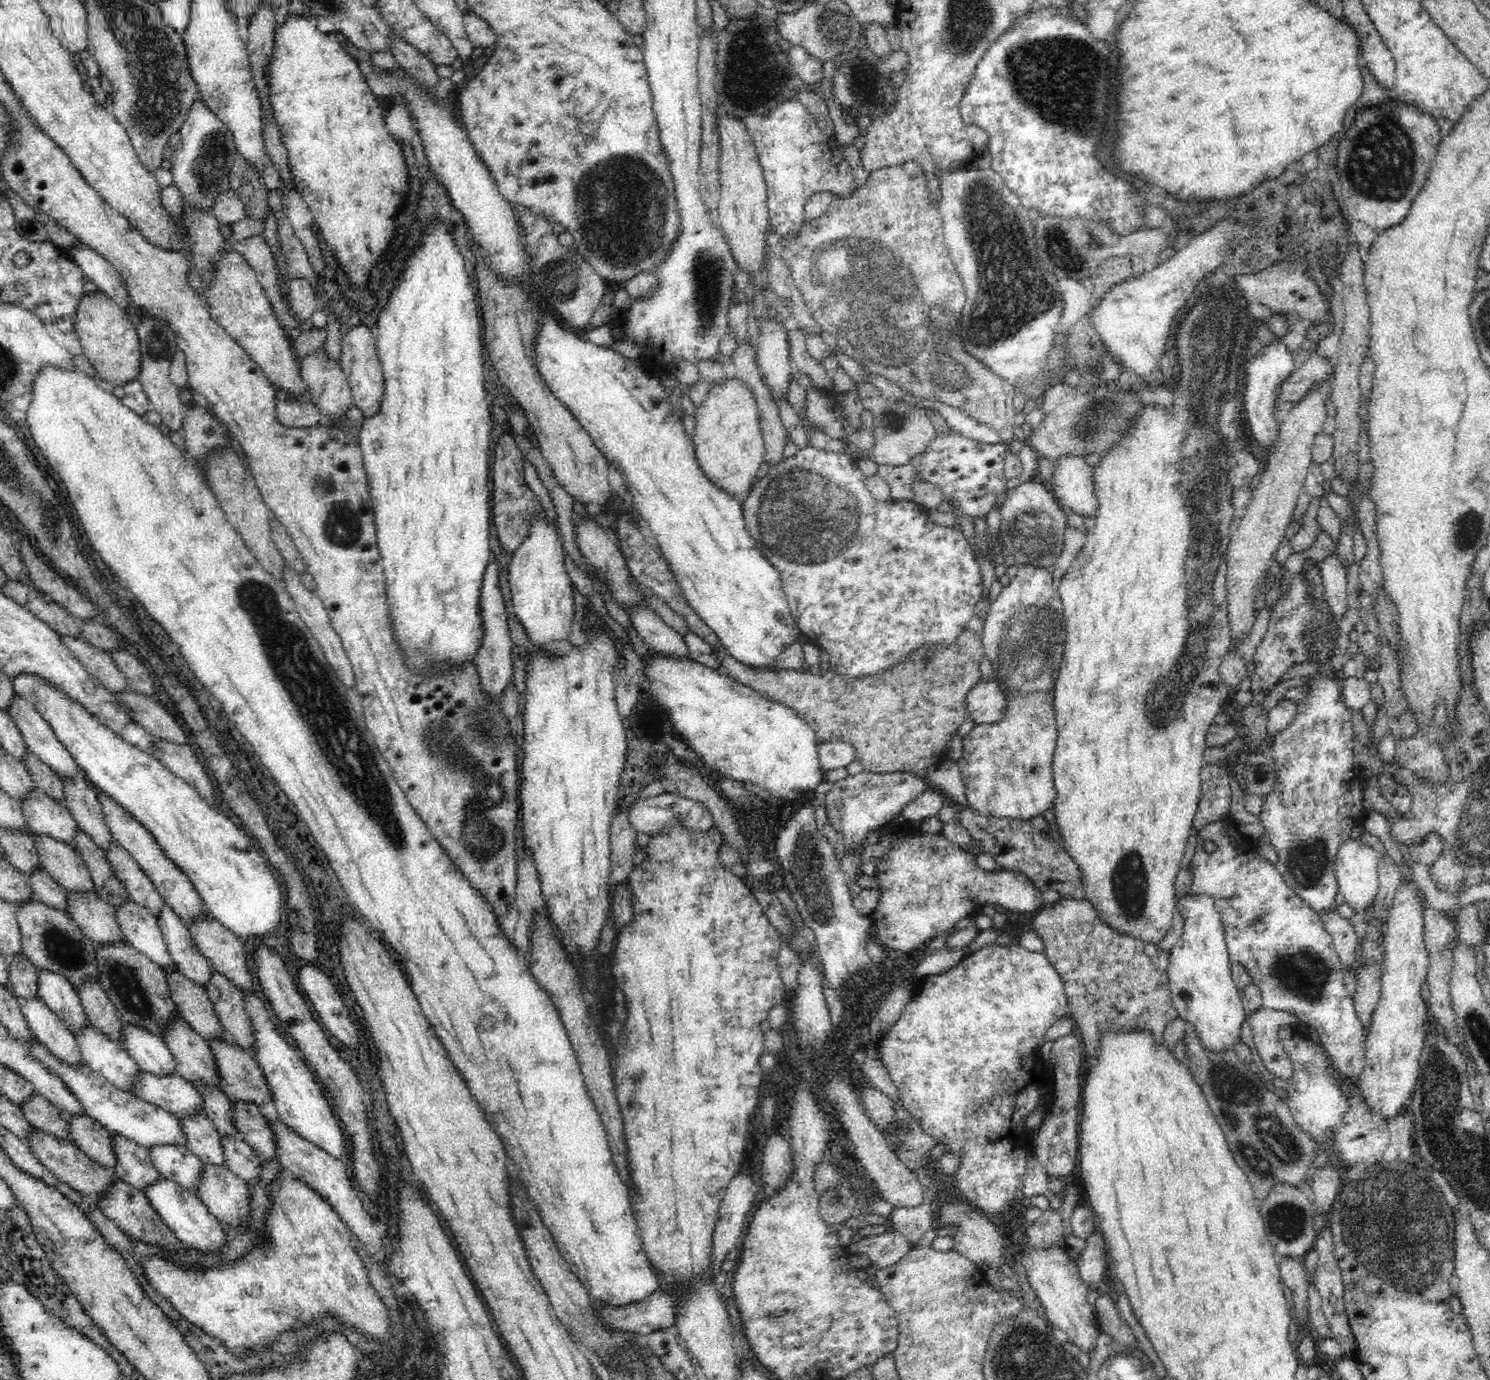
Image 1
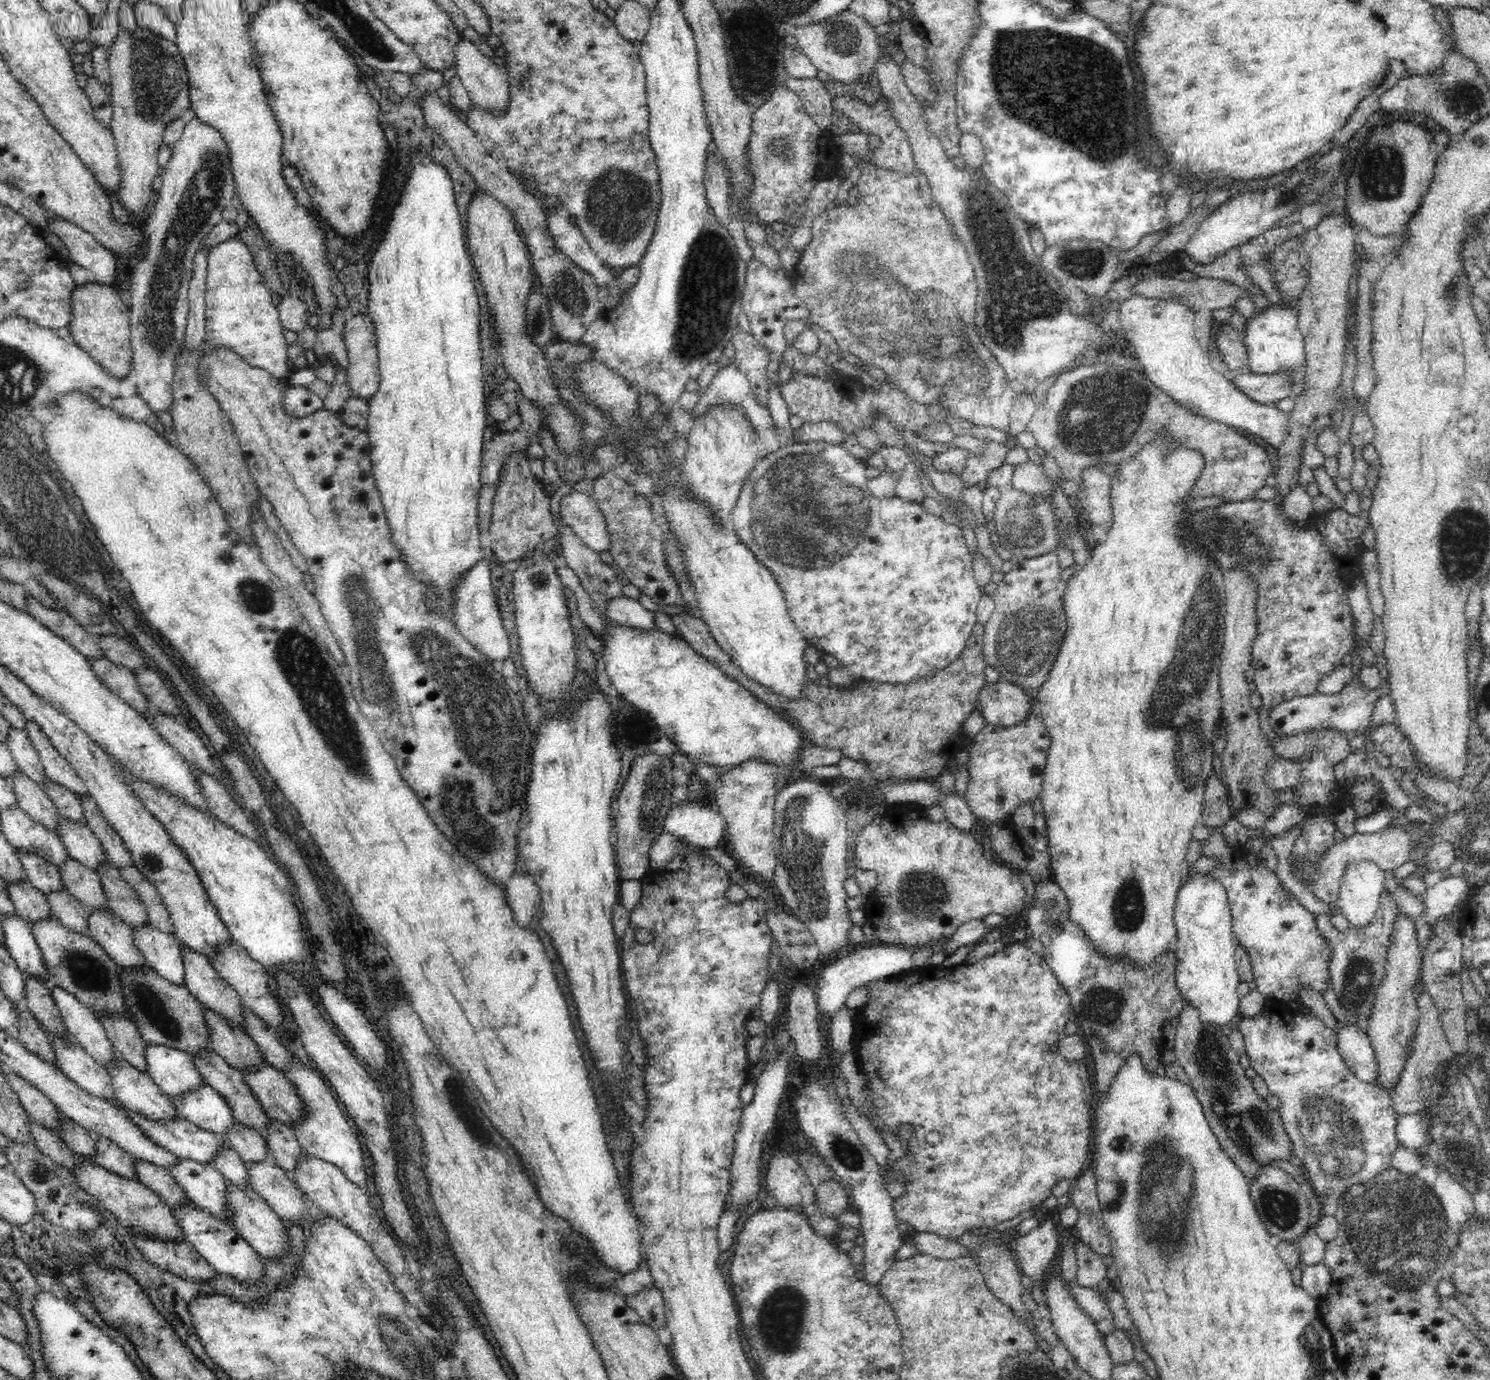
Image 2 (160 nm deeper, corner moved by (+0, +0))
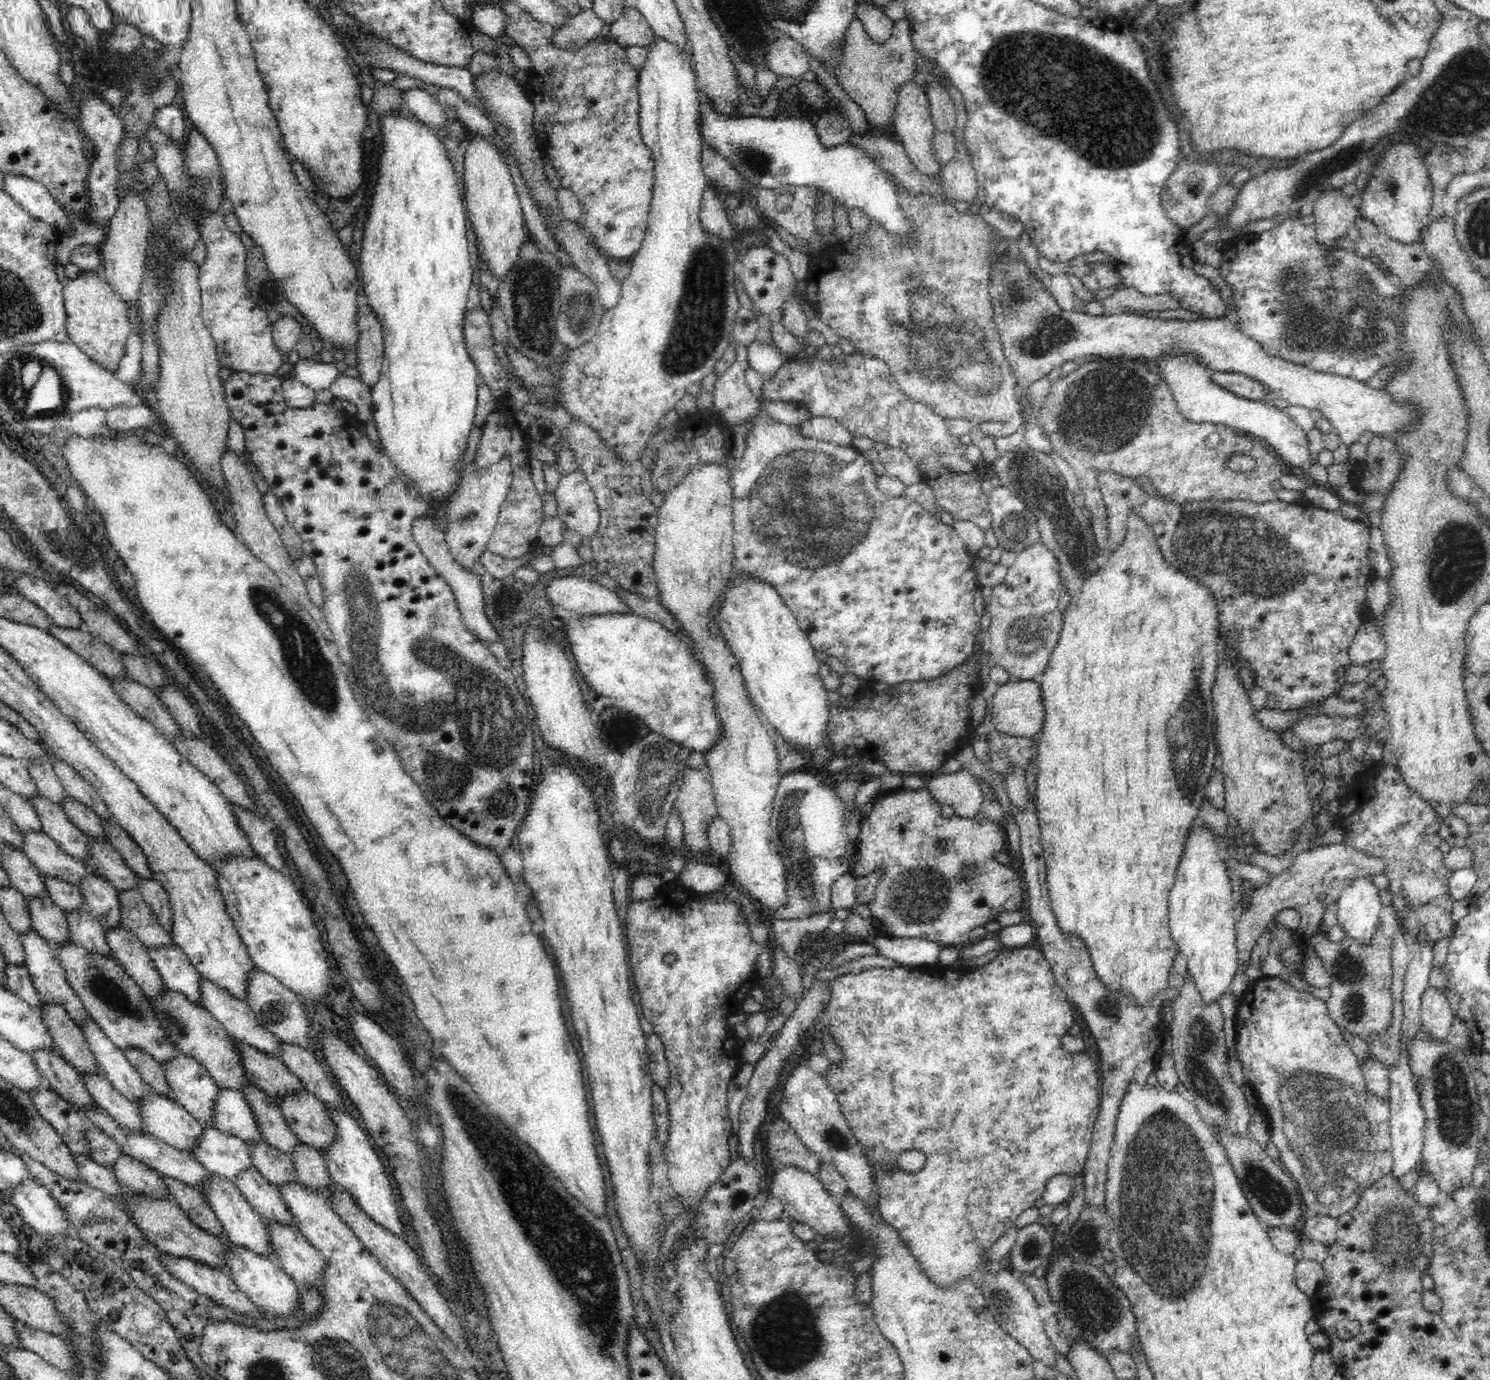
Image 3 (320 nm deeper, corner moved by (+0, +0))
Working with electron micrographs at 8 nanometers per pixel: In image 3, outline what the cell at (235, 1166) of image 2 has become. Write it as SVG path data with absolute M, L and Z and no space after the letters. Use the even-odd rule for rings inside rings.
M258 1170L242 1172L234 1182L263 1220L275 1220L298 1228L298 1223L294 1221L288 1206L283 1202L280 1190L276 1185L267 1182Z

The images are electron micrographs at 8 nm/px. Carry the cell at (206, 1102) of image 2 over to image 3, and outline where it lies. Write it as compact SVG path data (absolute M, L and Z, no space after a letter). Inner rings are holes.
M220 1089L214 1100L214 1128L248 1144L263 1142L256 1115L242 1091Z

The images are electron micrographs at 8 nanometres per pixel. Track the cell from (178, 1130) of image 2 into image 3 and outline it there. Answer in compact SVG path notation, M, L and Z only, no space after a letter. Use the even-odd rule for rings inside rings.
M204 1127L198 1146L190 1154L206 1171L230 1181L242 1172L254 1169L250 1145L214 1127Z

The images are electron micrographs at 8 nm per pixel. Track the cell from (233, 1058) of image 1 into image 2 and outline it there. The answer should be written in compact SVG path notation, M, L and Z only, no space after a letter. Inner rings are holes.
M267 1063L256 1070L242 1072L242 1078L271 1119L290 1127L304 1118L300 1092L286 1079L284 1072Z

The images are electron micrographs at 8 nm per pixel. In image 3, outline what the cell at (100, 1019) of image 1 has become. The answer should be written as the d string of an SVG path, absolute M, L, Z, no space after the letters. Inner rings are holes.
M128 1048L128 1050L122 1050L122 1052L139 1072L143 1081L152 1088L153 1092L174 1100L172 1090L170 1090L170 1085L168 1085L168 1079L164 1075L164 1067L157 1060L154 1060L153 1056L147 1054L141 1048L140 1050Z

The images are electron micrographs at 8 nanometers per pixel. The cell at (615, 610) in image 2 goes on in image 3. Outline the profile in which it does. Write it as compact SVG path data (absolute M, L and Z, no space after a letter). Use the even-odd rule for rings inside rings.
M580 574L556 577L546 582L544 594L548 602L581 615L632 613L616 591Z

